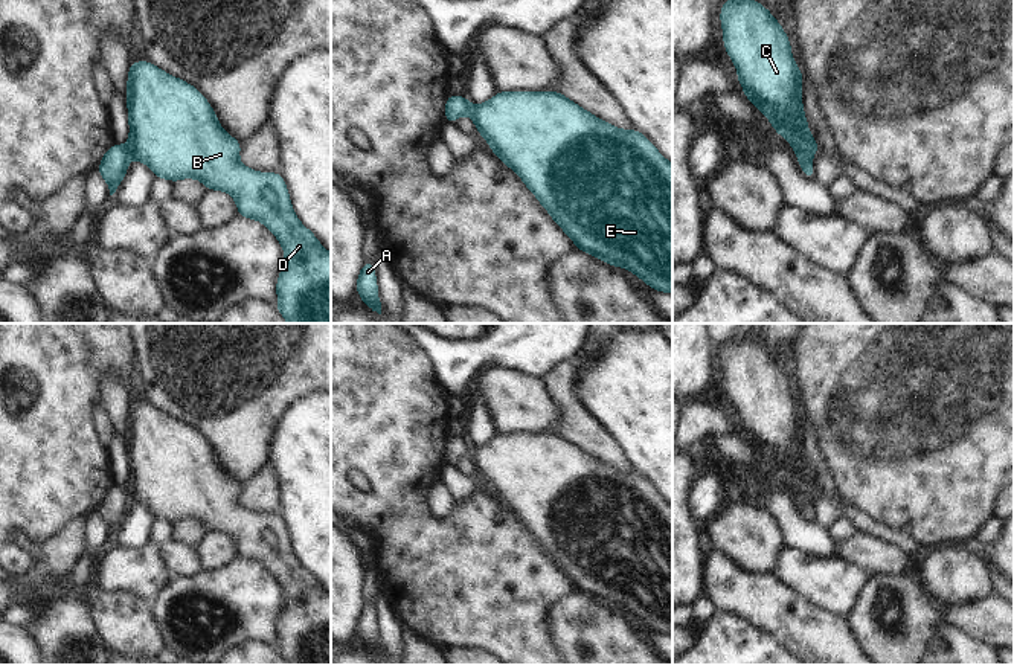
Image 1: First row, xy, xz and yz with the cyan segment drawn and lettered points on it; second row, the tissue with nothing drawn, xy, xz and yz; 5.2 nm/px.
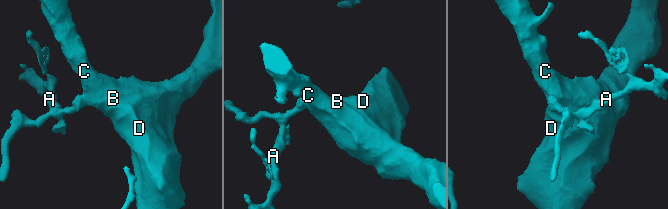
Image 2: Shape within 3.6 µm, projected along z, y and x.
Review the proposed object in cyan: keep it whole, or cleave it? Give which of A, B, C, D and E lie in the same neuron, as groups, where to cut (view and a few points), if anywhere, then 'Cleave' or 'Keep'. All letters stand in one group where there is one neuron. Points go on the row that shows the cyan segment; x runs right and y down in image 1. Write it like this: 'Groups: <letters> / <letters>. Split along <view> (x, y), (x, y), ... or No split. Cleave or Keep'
Groups: A B C D E. No split. Keep

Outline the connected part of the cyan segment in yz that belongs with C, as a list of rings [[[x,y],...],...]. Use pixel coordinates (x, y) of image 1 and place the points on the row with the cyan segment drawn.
[[[727,0],[720,9],[724,50],[736,67],[736,79],[744,96],[770,120],[775,133],[793,148],[801,172],[814,180],[813,156],[820,151],[814,134],[808,131],[808,120],[802,104],[802,70],[791,55],[791,43],[782,24],[756,0]]]

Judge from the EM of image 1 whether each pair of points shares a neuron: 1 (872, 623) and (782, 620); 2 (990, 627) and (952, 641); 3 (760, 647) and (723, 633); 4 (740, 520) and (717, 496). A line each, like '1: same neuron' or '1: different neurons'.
1: different neurons
2: different neurons
3: same neuron
4: different neurons

